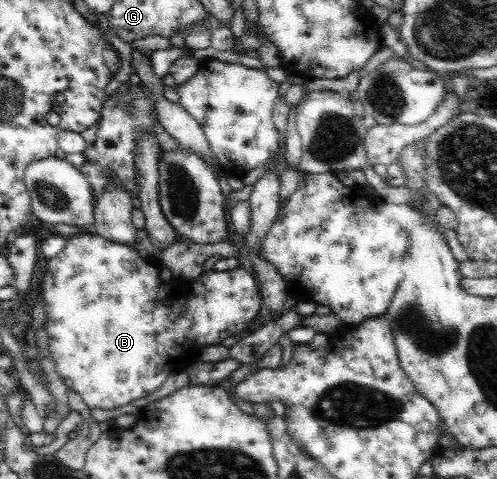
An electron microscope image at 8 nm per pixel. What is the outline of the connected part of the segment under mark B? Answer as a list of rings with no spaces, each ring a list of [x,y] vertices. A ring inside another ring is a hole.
[[[93,232],[67,237],[67,243],[64,245],[63,251],[48,261],[48,274],[44,281],[43,295],[46,303],[46,329],[49,335],[51,357],[55,358],[57,371],[67,388],[77,392],[90,409],[113,410],[136,399],[149,396],[157,391],[175,370],[183,367],[188,368],[199,361],[200,349],[209,345],[217,346],[222,339],[230,335],[239,337],[249,332],[243,328],[245,326],[251,327],[256,319],[255,317],[259,315],[259,291],[254,275],[241,265],[226,271],[213,269],[192,281],[184,281],[181,284],[174,282],[174,280],[170,284],[164,284],[158,278],[160,270],[157,262],[141,258],[135,248],[127,247],[121,243],[113,243]]]

